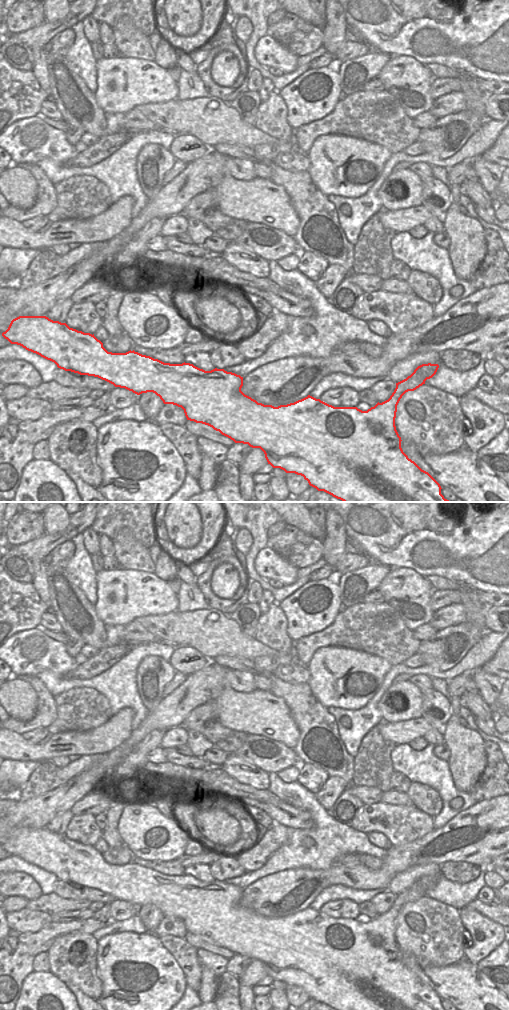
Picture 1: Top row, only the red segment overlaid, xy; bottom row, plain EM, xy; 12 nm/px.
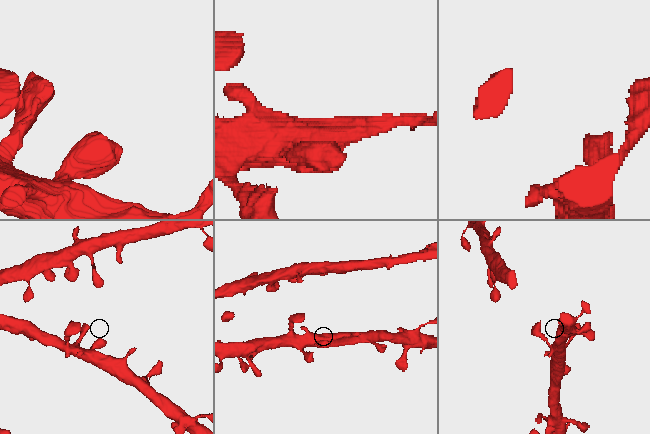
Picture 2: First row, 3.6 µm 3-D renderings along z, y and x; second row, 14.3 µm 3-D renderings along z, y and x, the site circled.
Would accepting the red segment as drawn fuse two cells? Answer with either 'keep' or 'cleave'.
keep

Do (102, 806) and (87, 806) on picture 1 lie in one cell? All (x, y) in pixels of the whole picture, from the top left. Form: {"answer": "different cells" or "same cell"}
{"answer": "same cell"}

